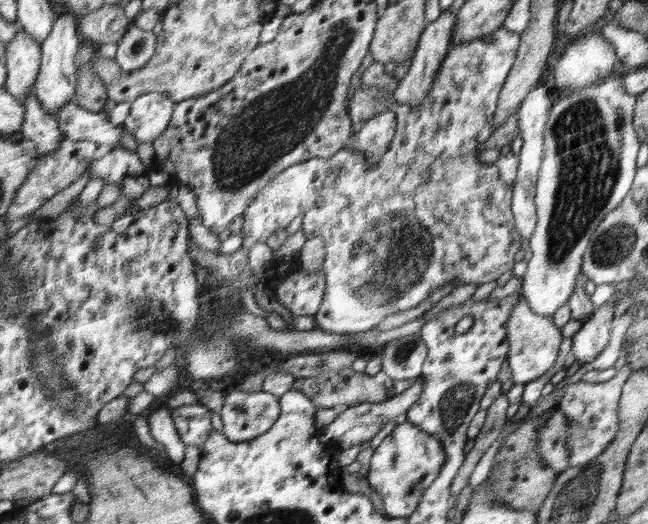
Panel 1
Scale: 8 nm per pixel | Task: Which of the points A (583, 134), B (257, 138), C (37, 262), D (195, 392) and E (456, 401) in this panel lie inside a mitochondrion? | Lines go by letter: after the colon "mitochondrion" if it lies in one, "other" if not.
A: mitochondrion
B: mitochondrion
C: other
D: other
E: mitochondrion

